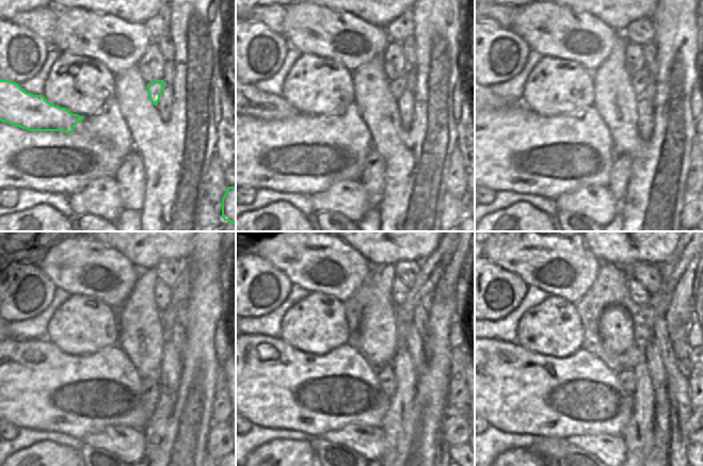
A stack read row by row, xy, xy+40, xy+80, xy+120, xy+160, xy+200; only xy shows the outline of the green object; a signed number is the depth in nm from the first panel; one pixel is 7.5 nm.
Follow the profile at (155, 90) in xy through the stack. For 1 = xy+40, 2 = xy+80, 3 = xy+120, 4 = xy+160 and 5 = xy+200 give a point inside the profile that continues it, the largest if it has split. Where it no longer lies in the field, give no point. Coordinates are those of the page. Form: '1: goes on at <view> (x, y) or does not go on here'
1: goes on at xy+40 (397, 86)
2: goes on at xy+80 (639, 81)
3: goes on at xy+120 (180, 292)
4: goes on at xy+160 (431, 269)
5: goes on at xy+200 (671, 270)

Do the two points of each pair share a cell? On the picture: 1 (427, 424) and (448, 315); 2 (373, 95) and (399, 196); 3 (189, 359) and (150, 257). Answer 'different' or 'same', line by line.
1: same
2: same
3: different

